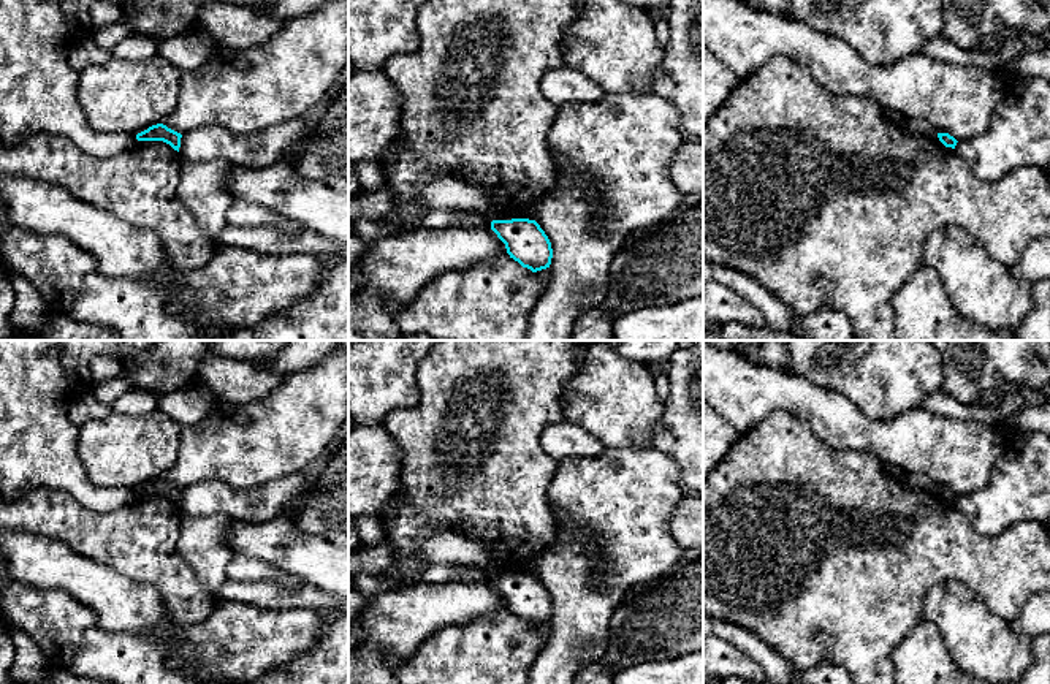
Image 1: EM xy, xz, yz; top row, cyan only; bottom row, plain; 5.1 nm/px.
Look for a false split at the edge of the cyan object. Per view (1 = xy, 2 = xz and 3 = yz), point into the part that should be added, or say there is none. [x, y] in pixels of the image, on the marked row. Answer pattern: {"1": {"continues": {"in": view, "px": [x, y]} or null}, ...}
{"1": {"continues": null}, "2": {"continues": null}, "3": {"continues": null}}

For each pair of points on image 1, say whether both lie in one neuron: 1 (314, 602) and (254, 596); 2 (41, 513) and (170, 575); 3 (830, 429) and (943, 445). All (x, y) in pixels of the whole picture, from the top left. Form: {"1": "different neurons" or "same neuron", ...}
{"1": "same neuron", "2": "same neuron", "3": "same neuron"}

